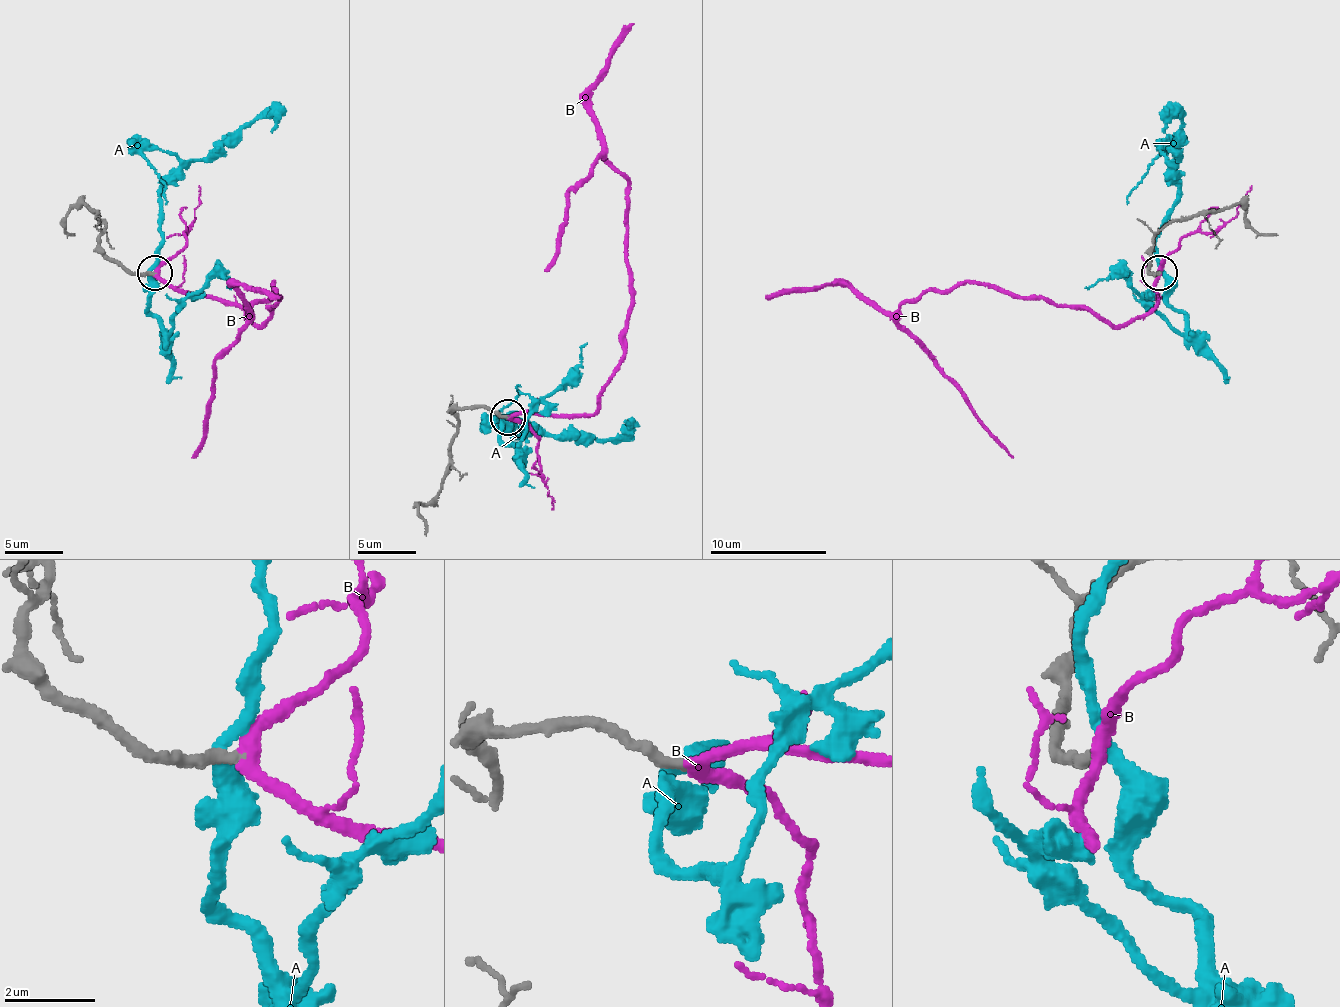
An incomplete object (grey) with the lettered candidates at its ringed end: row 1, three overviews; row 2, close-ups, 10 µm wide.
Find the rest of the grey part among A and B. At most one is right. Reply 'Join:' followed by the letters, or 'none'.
Join: B

